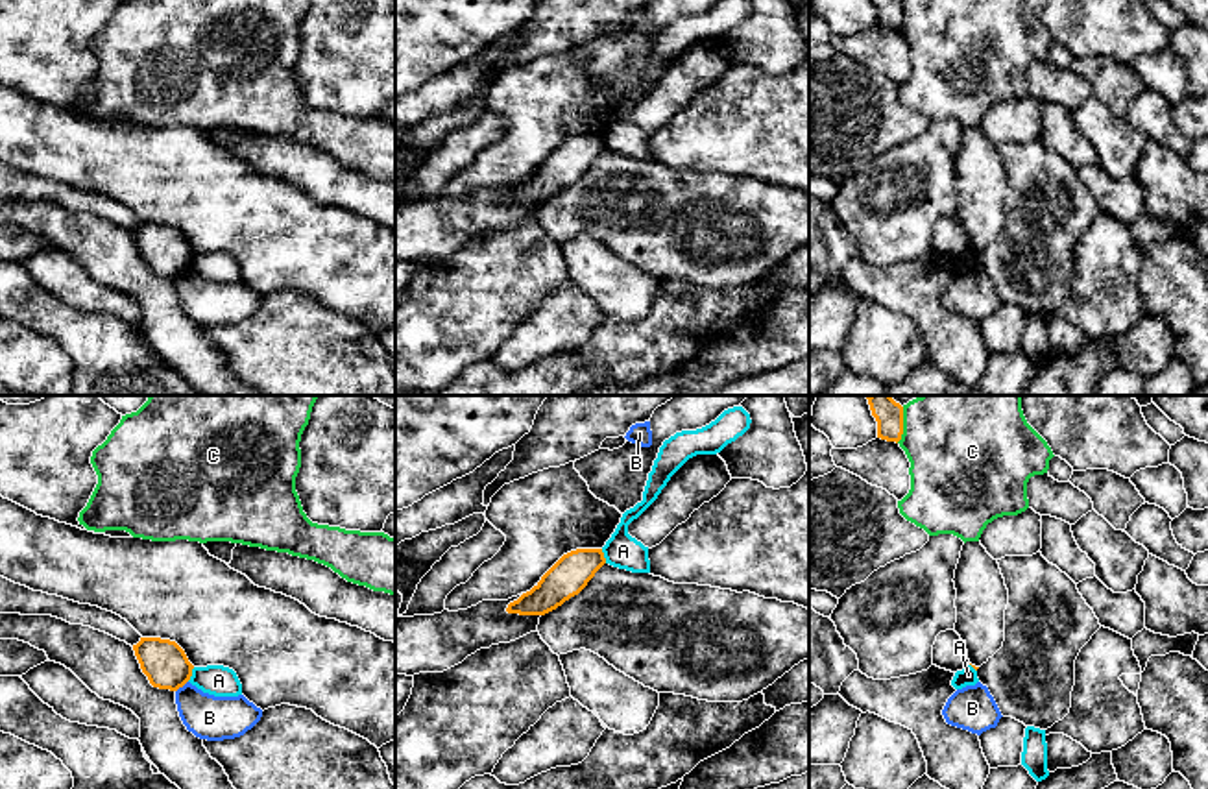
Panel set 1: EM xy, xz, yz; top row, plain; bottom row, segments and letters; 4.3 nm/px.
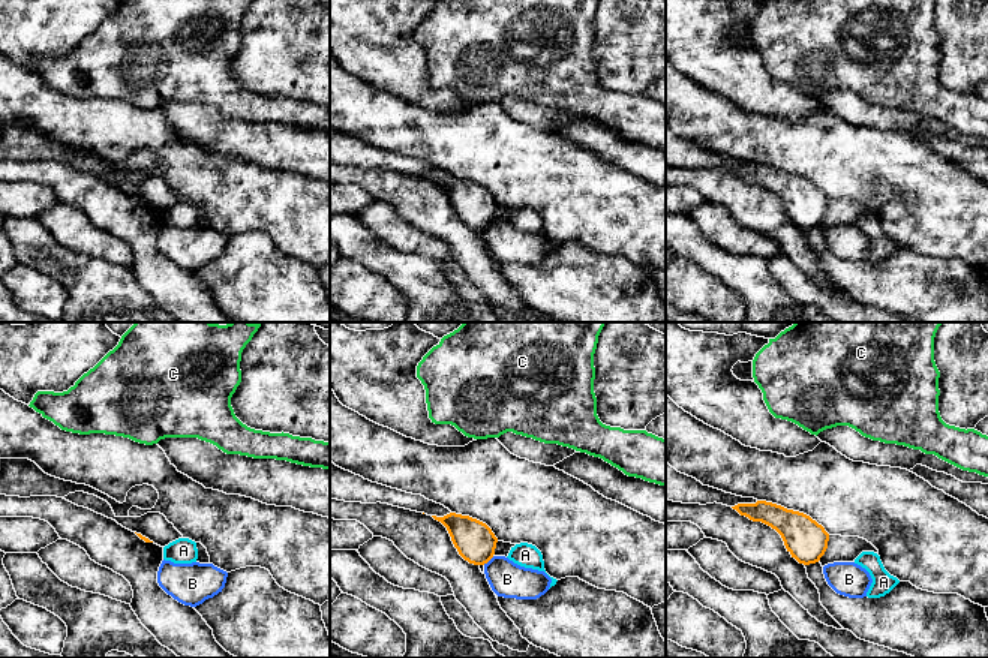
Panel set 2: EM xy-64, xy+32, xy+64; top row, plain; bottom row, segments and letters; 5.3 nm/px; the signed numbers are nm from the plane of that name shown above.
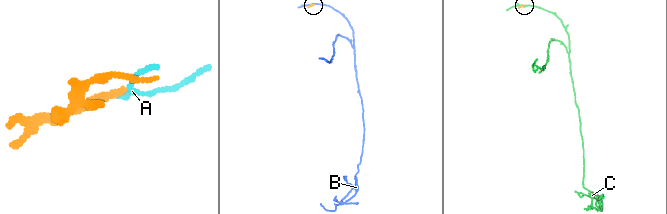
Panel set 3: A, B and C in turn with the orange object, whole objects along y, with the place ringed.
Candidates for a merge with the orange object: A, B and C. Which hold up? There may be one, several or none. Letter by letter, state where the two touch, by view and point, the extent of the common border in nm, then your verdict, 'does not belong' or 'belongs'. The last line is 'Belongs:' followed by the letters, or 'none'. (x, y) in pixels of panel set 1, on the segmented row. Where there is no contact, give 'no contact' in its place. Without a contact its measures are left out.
A: xy (191, 675) | 70 nm | does not belong
B: xy (181, 686) | 80 nm | does not belong
C: yz (902, 425) | 160 nm | does not belong
Belongs: none

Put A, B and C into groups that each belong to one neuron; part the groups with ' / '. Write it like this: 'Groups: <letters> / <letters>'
Groups: A / B / C

